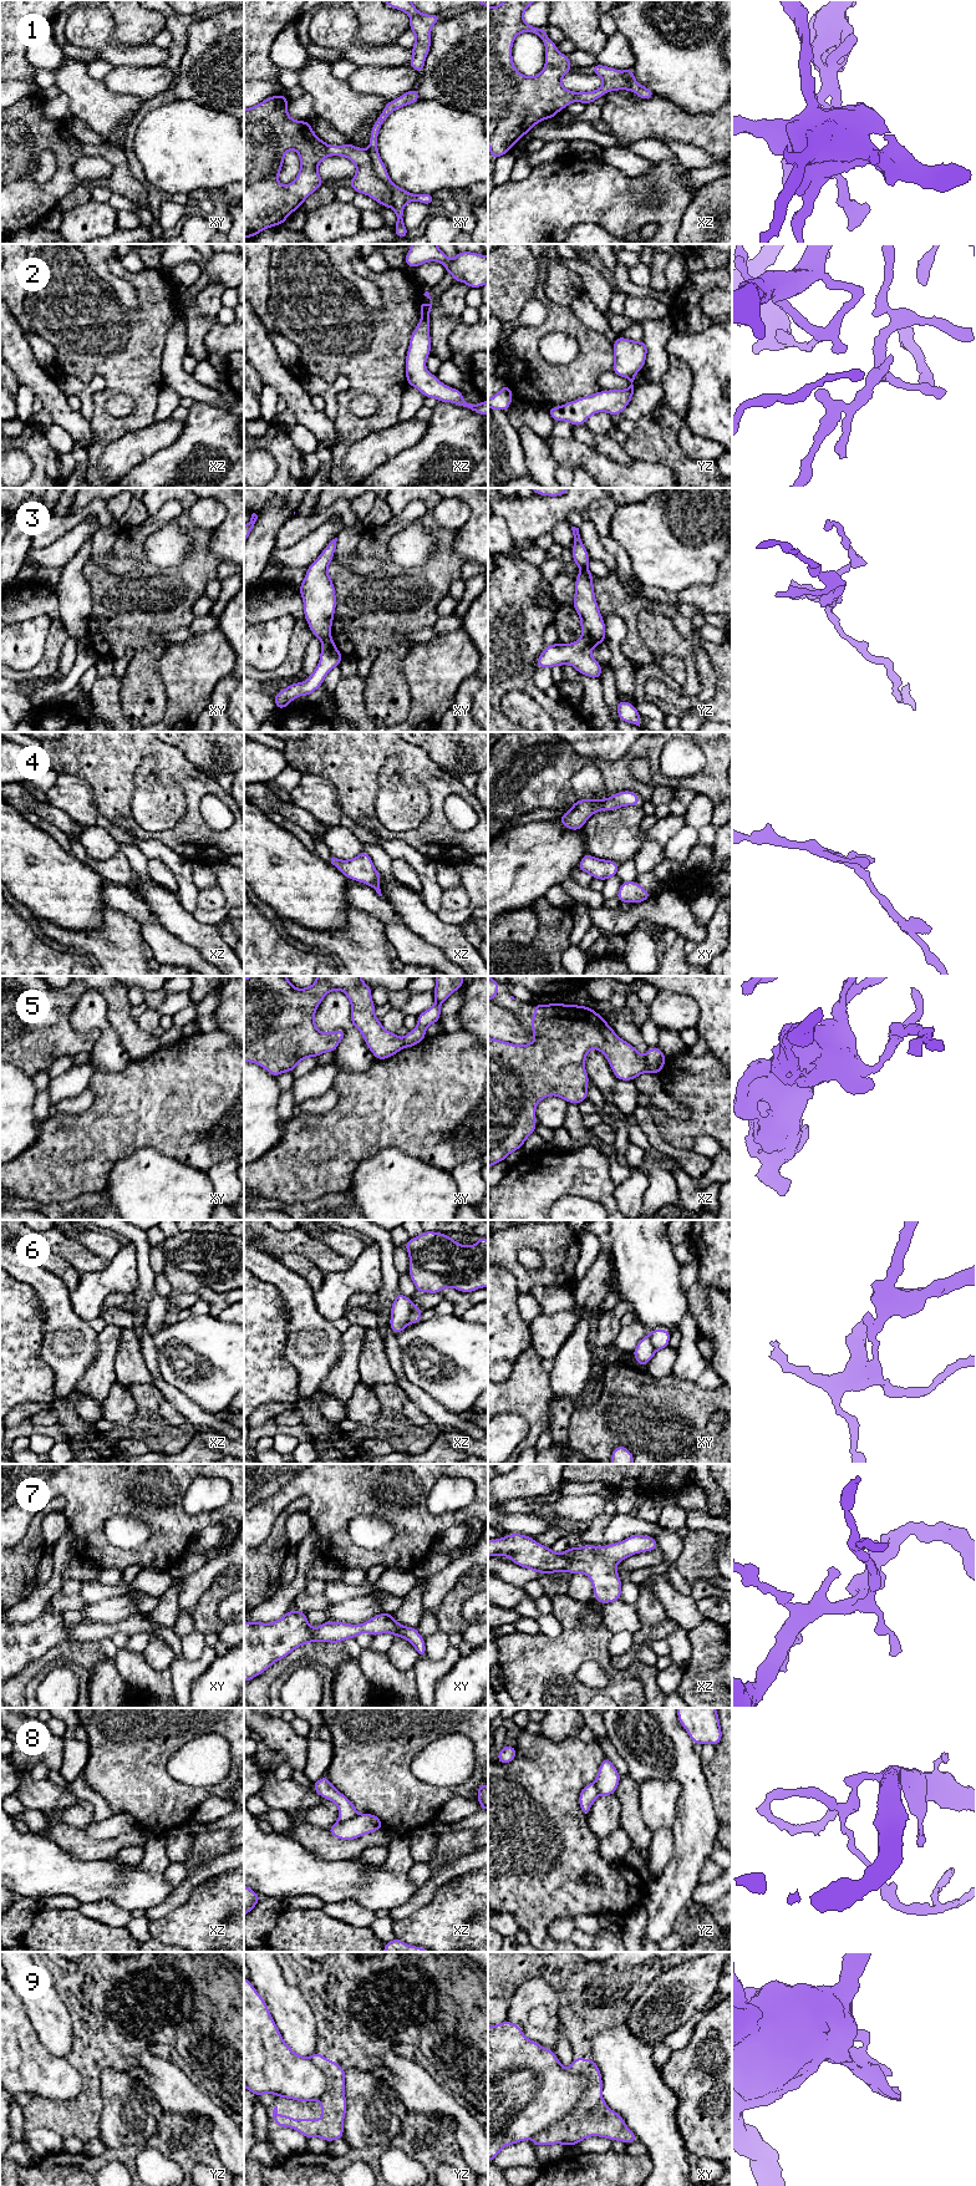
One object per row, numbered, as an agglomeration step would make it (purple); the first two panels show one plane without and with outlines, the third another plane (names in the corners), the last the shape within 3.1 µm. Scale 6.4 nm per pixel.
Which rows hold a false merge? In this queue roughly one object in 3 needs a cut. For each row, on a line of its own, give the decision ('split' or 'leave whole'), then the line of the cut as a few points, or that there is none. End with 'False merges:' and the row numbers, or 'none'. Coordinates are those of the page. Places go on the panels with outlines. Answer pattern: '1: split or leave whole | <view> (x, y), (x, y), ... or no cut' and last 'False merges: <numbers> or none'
1: split | xy (367, 151), (374, 172), (389, 186), (391, 207)
2: leave whole | no cut
3: split | yz (581, 636), (593, 646)
4: leave whole | no cut
5: split | xz (644, 1058), (647, 1071)
6: split | xz (412, 1304), (411, 1322)
7: leave whole | no cut
8: split | xz (357, 1814), (337, 1821)
9: leave whole | no cut
False merges: 1, 3, 5, 6, 8

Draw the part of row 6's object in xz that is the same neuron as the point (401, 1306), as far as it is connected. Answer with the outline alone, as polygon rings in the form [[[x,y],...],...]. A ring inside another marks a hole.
[[[400,1291],[391,1306],[390,1327],[398,1336],[408,1325],[411,1325],[412,1298],[403,1296]]]

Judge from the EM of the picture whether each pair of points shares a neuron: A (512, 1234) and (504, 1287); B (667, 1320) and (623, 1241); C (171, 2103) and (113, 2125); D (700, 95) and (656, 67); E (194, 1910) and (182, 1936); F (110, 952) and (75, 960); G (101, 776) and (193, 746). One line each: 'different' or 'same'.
A: different
B: same
C: different
D: same
E: same
F: different
G: different

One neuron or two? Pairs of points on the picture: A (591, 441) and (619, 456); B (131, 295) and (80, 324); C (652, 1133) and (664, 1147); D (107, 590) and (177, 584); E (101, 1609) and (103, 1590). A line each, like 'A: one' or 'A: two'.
A: one
B: two
C: one
D: one
E: two

